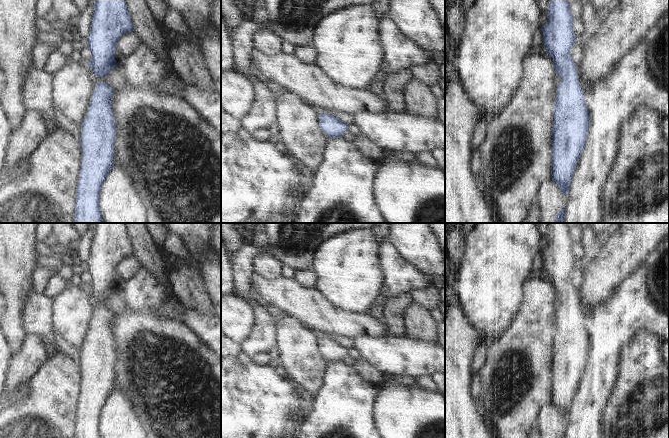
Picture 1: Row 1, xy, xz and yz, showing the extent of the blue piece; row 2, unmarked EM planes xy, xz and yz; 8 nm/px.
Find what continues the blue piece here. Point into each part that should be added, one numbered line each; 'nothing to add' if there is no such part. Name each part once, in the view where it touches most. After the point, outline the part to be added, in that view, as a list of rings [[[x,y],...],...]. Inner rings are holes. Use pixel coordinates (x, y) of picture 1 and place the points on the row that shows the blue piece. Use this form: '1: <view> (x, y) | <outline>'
nothing to add

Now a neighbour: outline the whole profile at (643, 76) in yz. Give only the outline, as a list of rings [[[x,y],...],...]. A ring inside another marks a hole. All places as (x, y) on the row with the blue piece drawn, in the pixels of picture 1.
[[[669,13],[648,32],[638,47],[622,60],[609,81],[598,84],[593,92],[585,97],[585,101],[590,113],[590,128],[574,172],[564,223],[600,223],[600,192],[617,152],[616,134],[620,121],[642,103],[650,104],[669,118]]]

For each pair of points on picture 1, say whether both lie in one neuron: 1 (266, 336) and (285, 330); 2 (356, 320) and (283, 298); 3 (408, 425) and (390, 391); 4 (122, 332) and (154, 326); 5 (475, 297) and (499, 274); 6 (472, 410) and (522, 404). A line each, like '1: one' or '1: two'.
1: two
2: one
3: one
4: one
5: one
6: two

